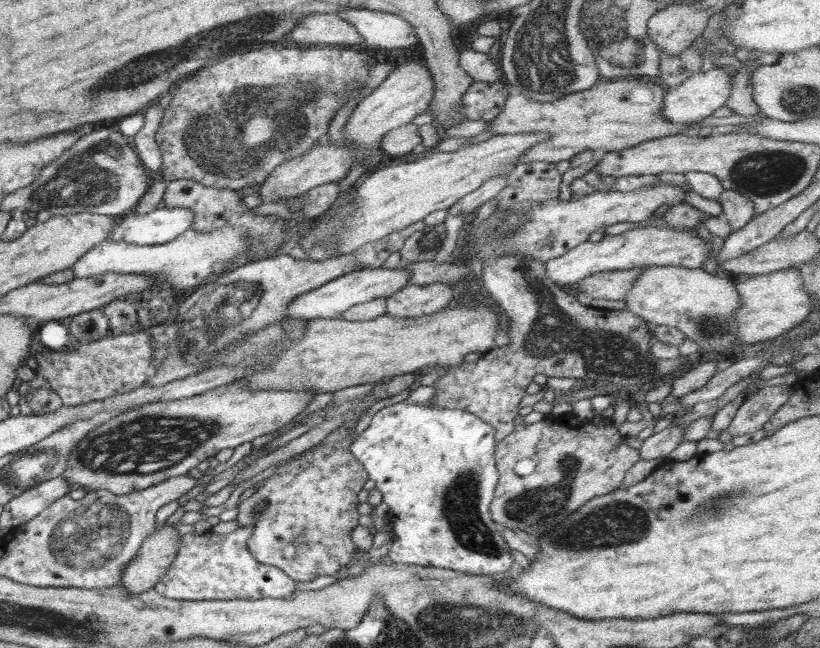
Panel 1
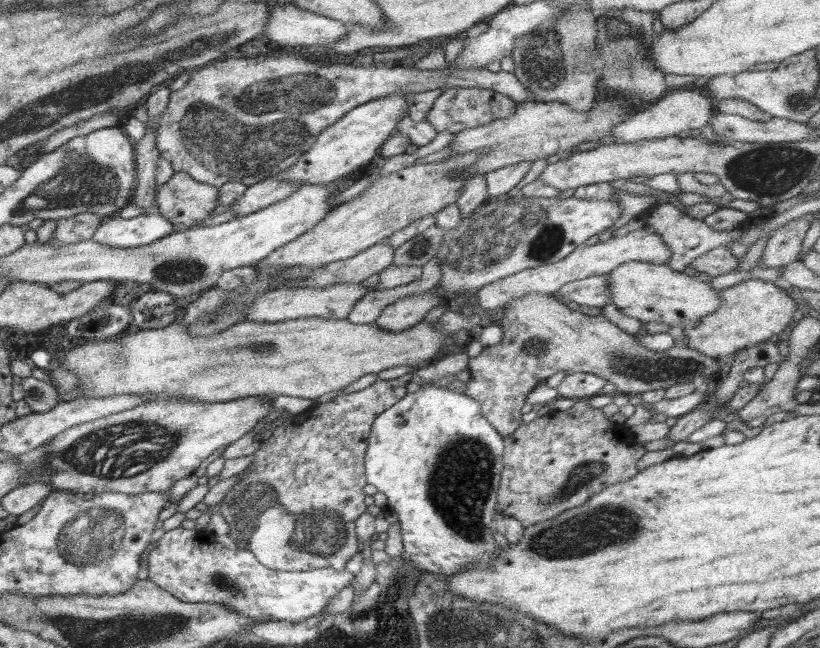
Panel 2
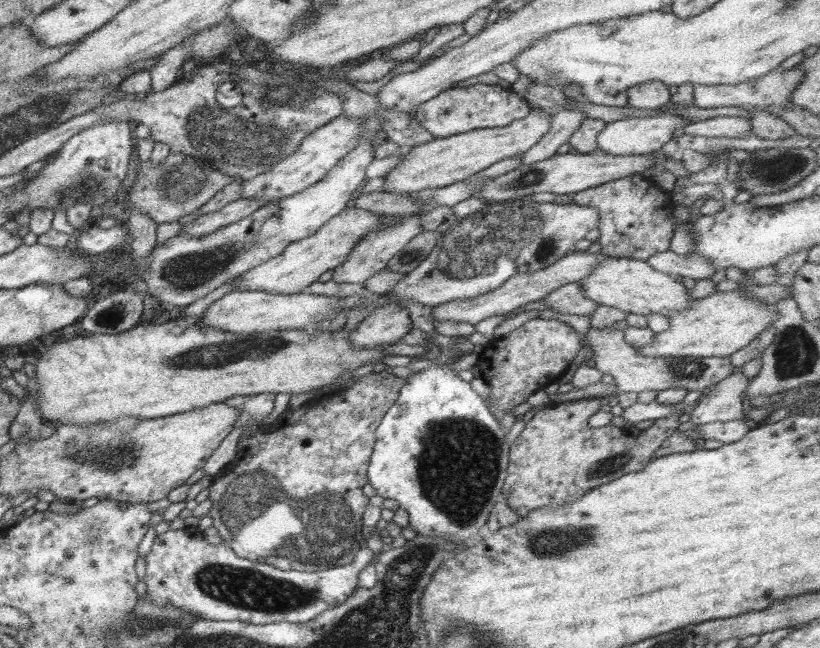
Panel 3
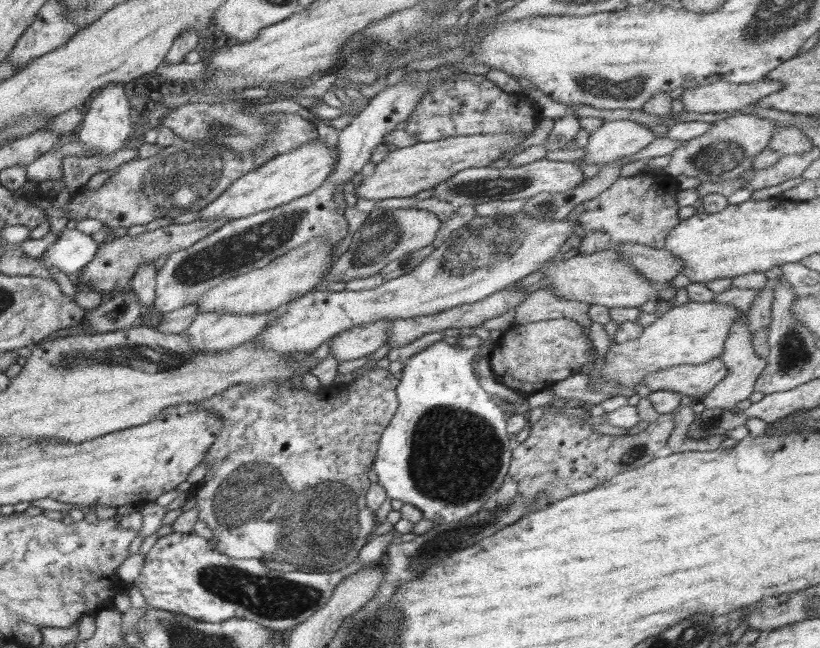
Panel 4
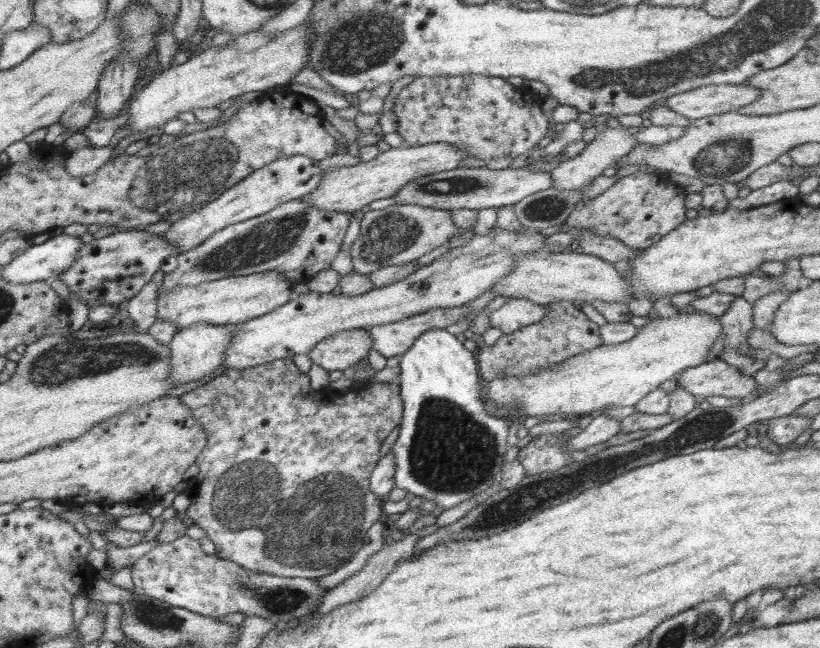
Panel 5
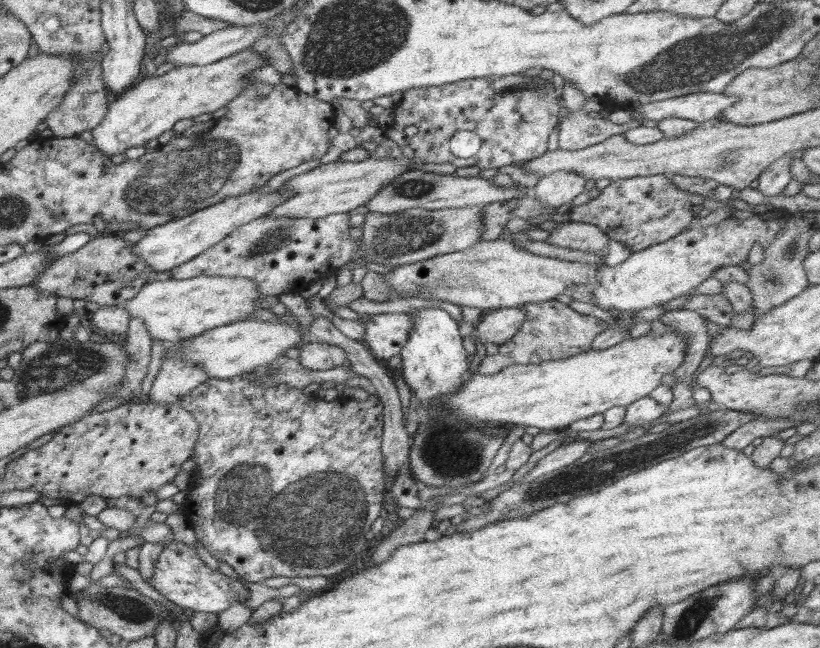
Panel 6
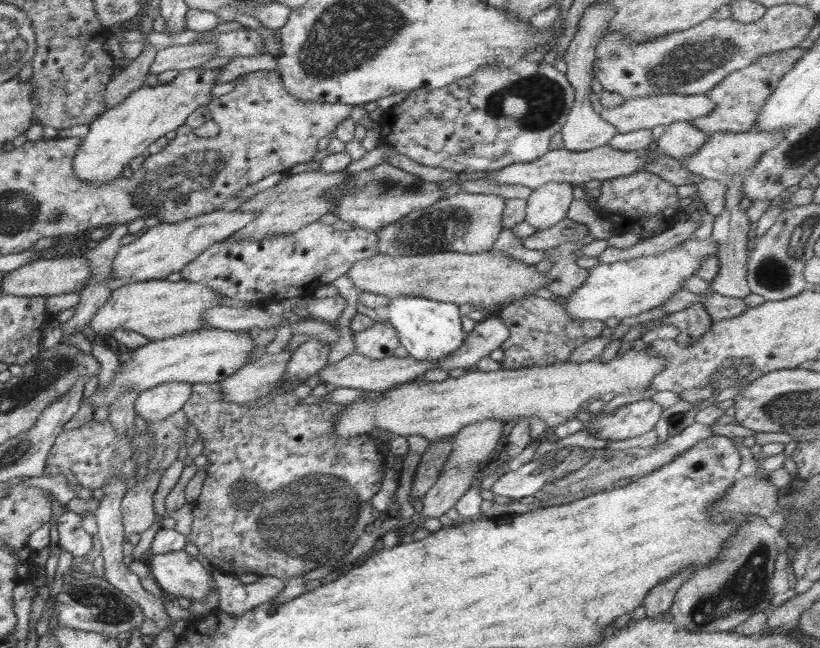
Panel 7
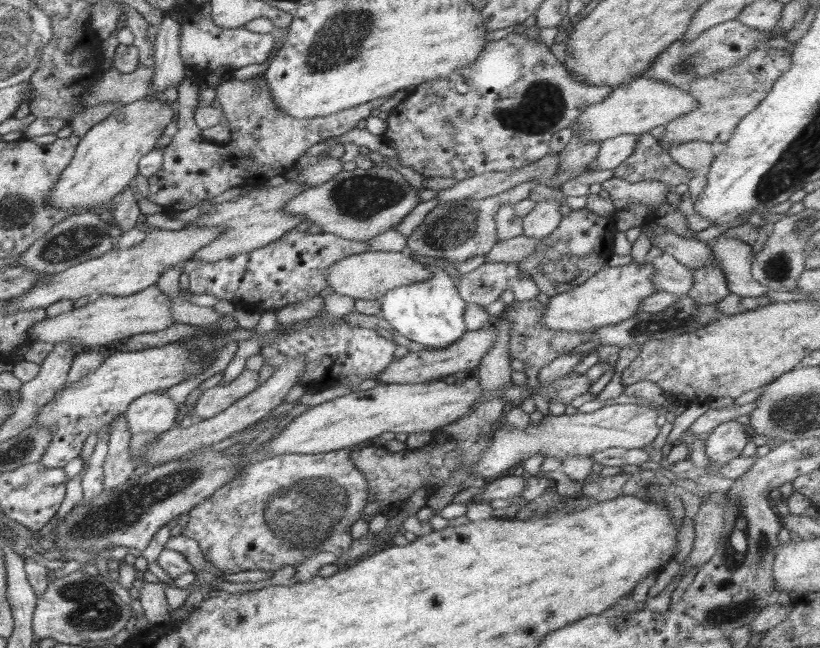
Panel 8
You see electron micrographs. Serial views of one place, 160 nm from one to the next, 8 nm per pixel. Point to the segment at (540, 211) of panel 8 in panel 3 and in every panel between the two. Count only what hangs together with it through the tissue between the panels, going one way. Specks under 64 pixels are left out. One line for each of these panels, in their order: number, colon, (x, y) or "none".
3: (637, 136)
4: (614, 140)
5: (600, 156)
6: (557, 190)
7: (547, 205)

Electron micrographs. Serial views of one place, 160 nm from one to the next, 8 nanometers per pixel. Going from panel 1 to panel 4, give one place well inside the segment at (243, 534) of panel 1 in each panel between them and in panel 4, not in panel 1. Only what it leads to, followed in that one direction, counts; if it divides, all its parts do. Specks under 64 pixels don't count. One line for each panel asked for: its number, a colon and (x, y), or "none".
2: (194, 566)
3: (183, 570)
4: (182, 572)

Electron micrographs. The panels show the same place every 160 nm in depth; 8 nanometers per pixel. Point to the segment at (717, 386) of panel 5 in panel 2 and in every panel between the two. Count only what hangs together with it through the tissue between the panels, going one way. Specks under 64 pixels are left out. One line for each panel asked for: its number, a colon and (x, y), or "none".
2: (542, 336)
3: (611, 354)
4: (696, 380)

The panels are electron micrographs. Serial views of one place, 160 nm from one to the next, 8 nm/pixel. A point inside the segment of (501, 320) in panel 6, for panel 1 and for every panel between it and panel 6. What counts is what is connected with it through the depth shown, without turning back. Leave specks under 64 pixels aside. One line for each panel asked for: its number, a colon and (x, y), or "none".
1: (609, 285)
2: (594, 290)
3: (569, 299)
4: (544, 304)
5: (516, 313)

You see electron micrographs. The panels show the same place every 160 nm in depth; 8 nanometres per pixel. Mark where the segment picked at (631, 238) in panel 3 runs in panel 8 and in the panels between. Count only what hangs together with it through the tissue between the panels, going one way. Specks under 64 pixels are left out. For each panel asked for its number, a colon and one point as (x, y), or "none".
4: (642, 209)
5: (639, 209)
6: (645, 210)
7: (642, 203)
8: (652, 193)

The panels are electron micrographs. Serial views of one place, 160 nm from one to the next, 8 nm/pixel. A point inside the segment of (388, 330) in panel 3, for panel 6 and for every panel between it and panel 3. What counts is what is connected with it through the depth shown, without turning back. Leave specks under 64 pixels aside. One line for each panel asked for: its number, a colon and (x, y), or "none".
4: (356, 342)
5: (344, 350)
6: (314, 355)

